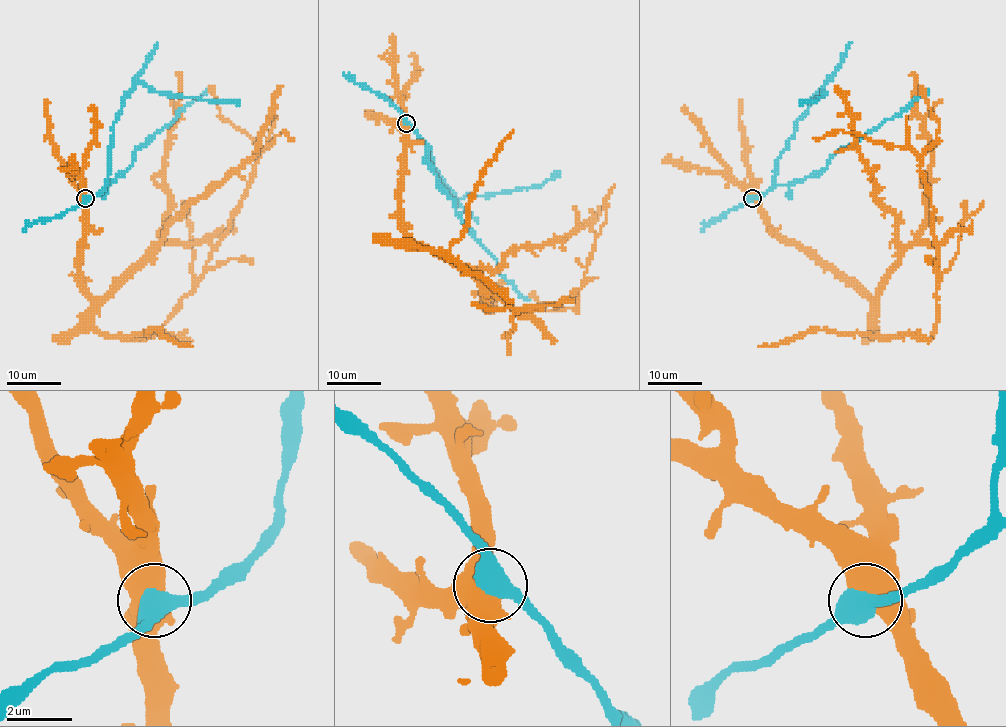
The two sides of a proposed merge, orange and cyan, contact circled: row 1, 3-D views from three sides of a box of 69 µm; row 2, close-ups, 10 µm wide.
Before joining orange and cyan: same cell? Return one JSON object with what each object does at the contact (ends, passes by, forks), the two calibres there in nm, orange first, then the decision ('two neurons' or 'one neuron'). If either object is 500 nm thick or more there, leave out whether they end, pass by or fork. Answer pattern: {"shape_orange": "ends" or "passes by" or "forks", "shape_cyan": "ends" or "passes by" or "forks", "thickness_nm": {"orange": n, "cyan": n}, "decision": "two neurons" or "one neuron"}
{"thickness_nm": {"orange": 750, "cyan": 500}, "decision": "one neuron"}

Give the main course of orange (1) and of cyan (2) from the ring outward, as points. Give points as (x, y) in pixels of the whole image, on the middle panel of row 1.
1: (405, 124), (400, 224), (416, 243), (445, 254), (522, 314), (564, 302), (582, 285), (615, 185)
2: (405, 124), (429, 147), (442, 183), (459, 198), (540, 187), (560, 172)

